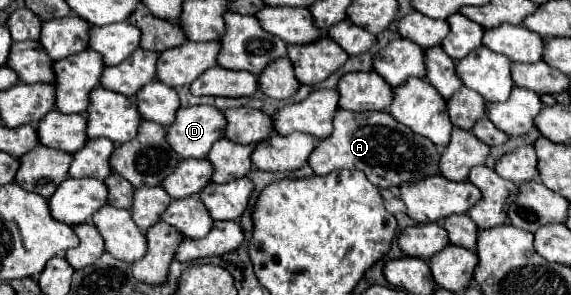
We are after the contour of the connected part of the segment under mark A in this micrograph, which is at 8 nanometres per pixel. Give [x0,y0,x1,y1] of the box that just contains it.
[308,109,440,189]

